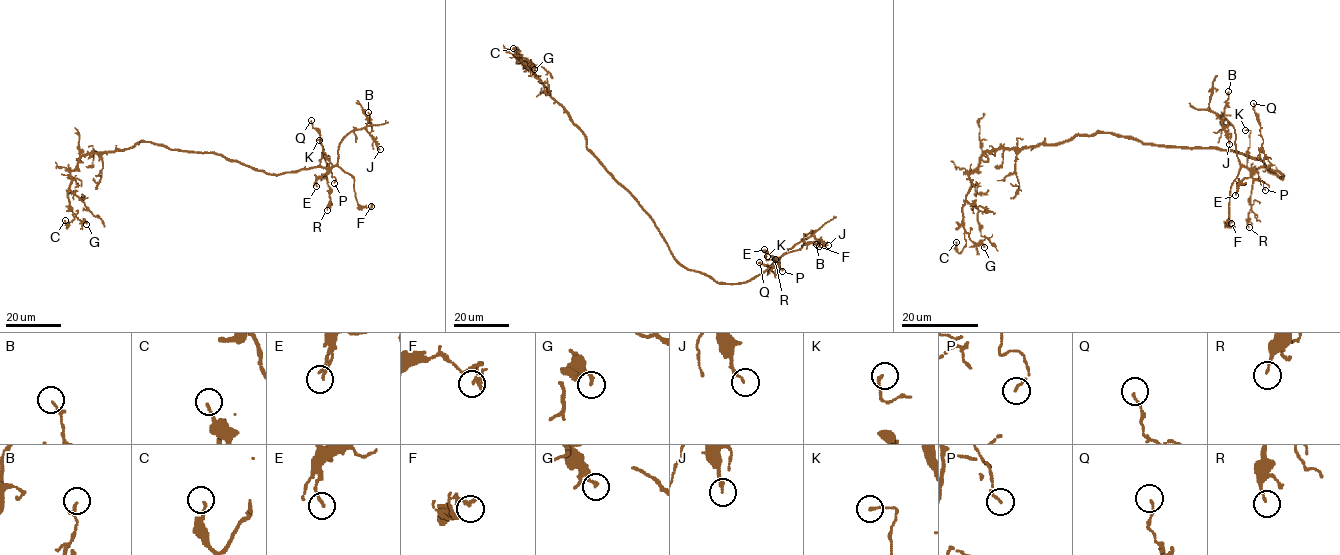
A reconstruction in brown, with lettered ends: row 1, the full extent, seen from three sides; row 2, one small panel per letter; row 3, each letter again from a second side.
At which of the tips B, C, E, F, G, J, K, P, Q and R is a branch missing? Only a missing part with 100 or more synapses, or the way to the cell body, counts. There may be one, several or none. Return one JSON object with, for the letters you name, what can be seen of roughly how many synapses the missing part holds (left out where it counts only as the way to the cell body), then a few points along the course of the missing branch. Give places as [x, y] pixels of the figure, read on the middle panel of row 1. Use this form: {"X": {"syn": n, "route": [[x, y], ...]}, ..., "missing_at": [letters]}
{"missing_at": []}

